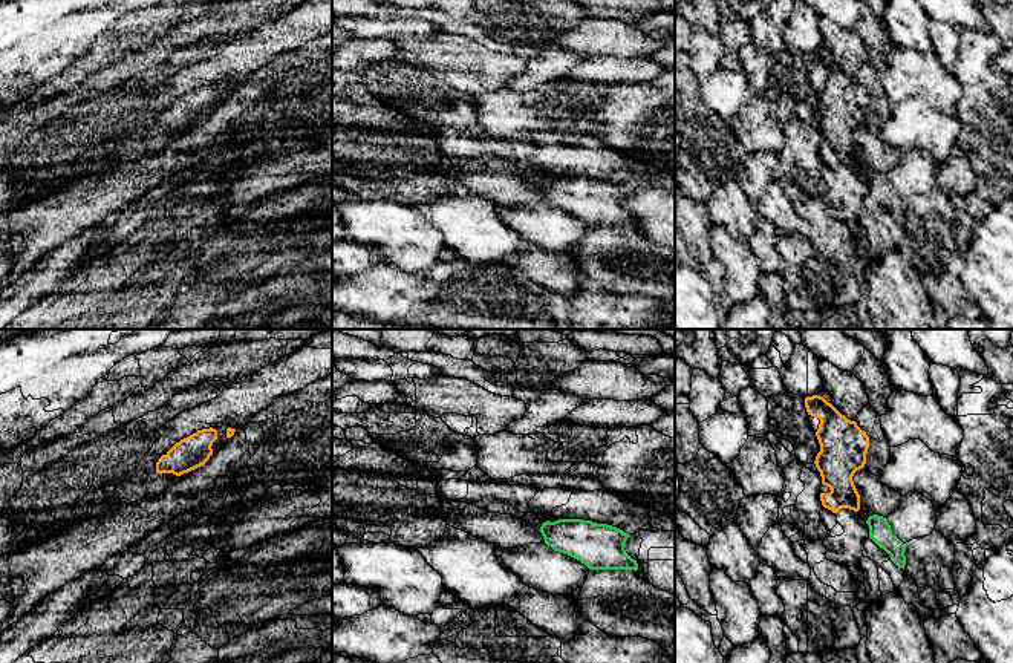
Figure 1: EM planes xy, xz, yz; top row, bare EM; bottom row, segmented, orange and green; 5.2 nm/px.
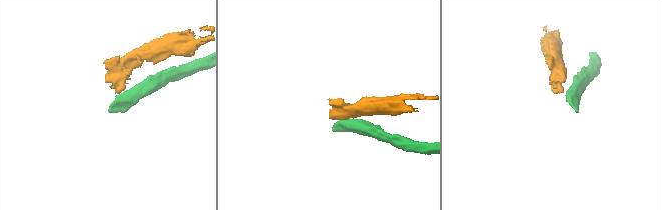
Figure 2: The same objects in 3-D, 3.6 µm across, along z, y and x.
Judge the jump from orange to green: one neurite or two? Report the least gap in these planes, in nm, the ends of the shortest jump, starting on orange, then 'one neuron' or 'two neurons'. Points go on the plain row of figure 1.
gap 70 nm; span yz (859, 166), (868, 175); two neurons

